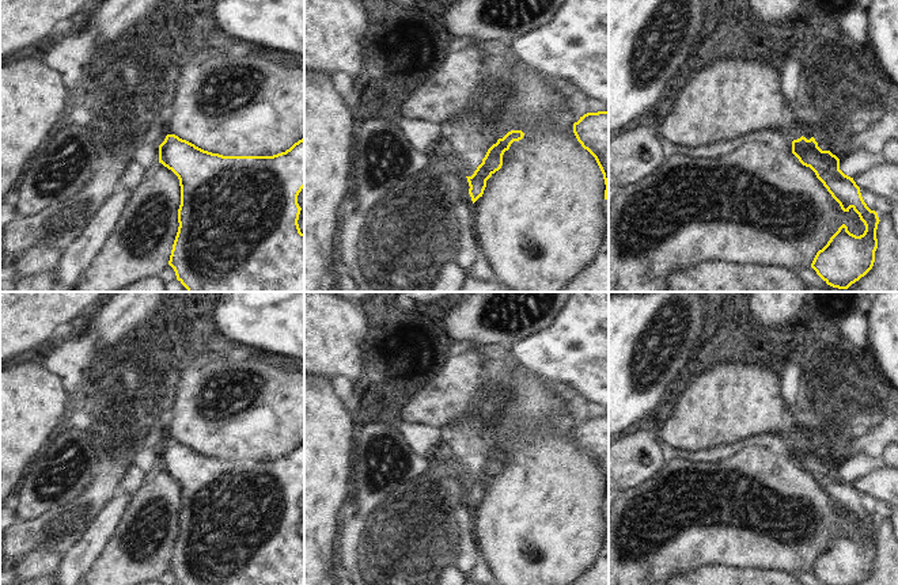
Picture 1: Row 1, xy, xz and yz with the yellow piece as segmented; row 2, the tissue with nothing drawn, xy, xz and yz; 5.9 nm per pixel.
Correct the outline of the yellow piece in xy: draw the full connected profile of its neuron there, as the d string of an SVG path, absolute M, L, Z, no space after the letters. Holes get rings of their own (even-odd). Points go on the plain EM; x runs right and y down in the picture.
M167 438L159 467L179 483L178 536L168 569L178 585L304 585L304 537L298 524L298 499L304 491L304 441L273 460L223 460Z

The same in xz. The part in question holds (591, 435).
M609 415L587 417L573 428L573 437L596 464L605 483L609 504Z

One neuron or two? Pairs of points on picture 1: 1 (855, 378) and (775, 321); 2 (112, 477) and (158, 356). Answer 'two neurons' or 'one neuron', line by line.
1: two neurons
2: one neuron

